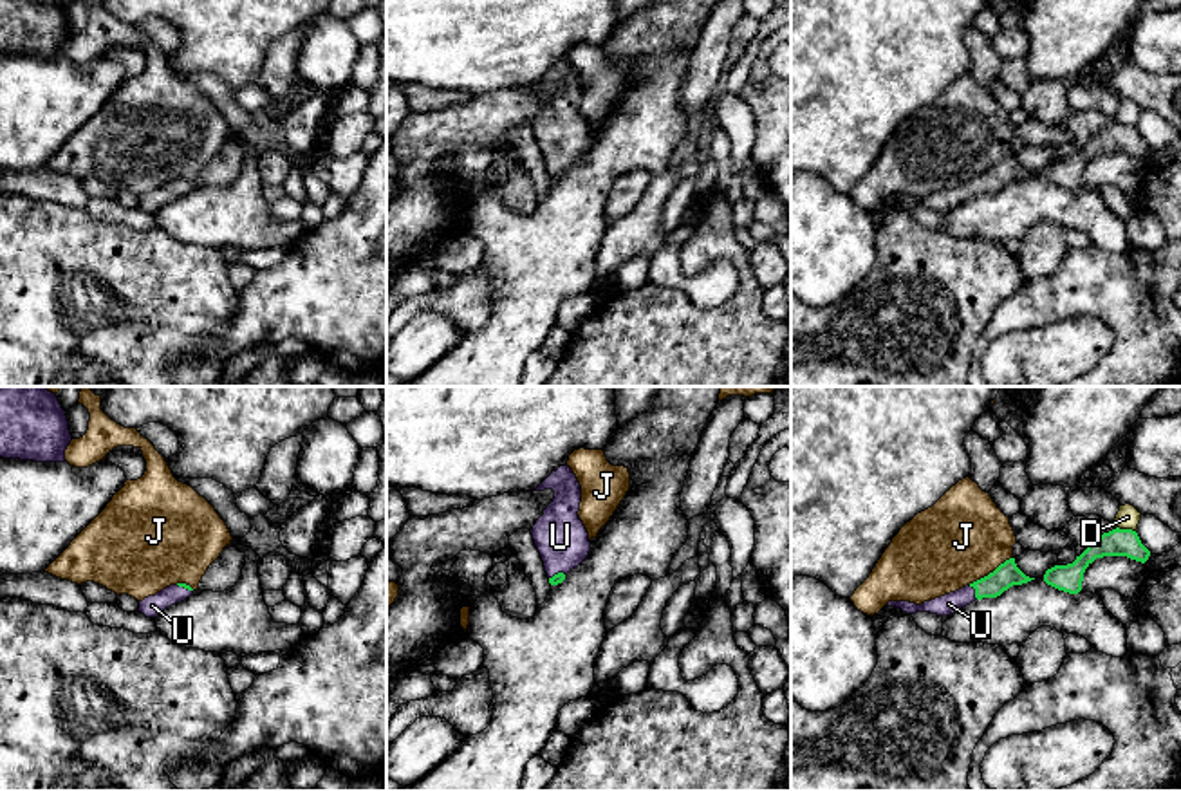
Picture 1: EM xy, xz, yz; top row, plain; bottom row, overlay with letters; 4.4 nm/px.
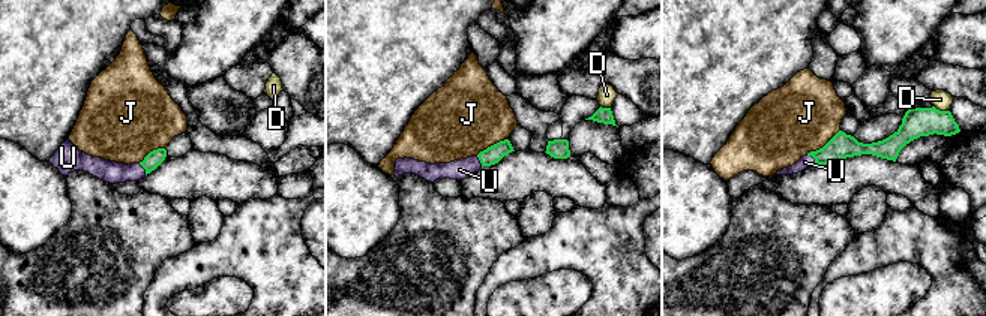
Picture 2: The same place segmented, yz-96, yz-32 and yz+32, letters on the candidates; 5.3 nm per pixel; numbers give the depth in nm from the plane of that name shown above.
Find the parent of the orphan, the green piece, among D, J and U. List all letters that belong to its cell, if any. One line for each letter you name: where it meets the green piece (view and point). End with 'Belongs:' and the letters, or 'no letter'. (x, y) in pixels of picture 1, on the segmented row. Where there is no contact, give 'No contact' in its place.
U: Touches green at yz (976, 591)
Belongs: U

